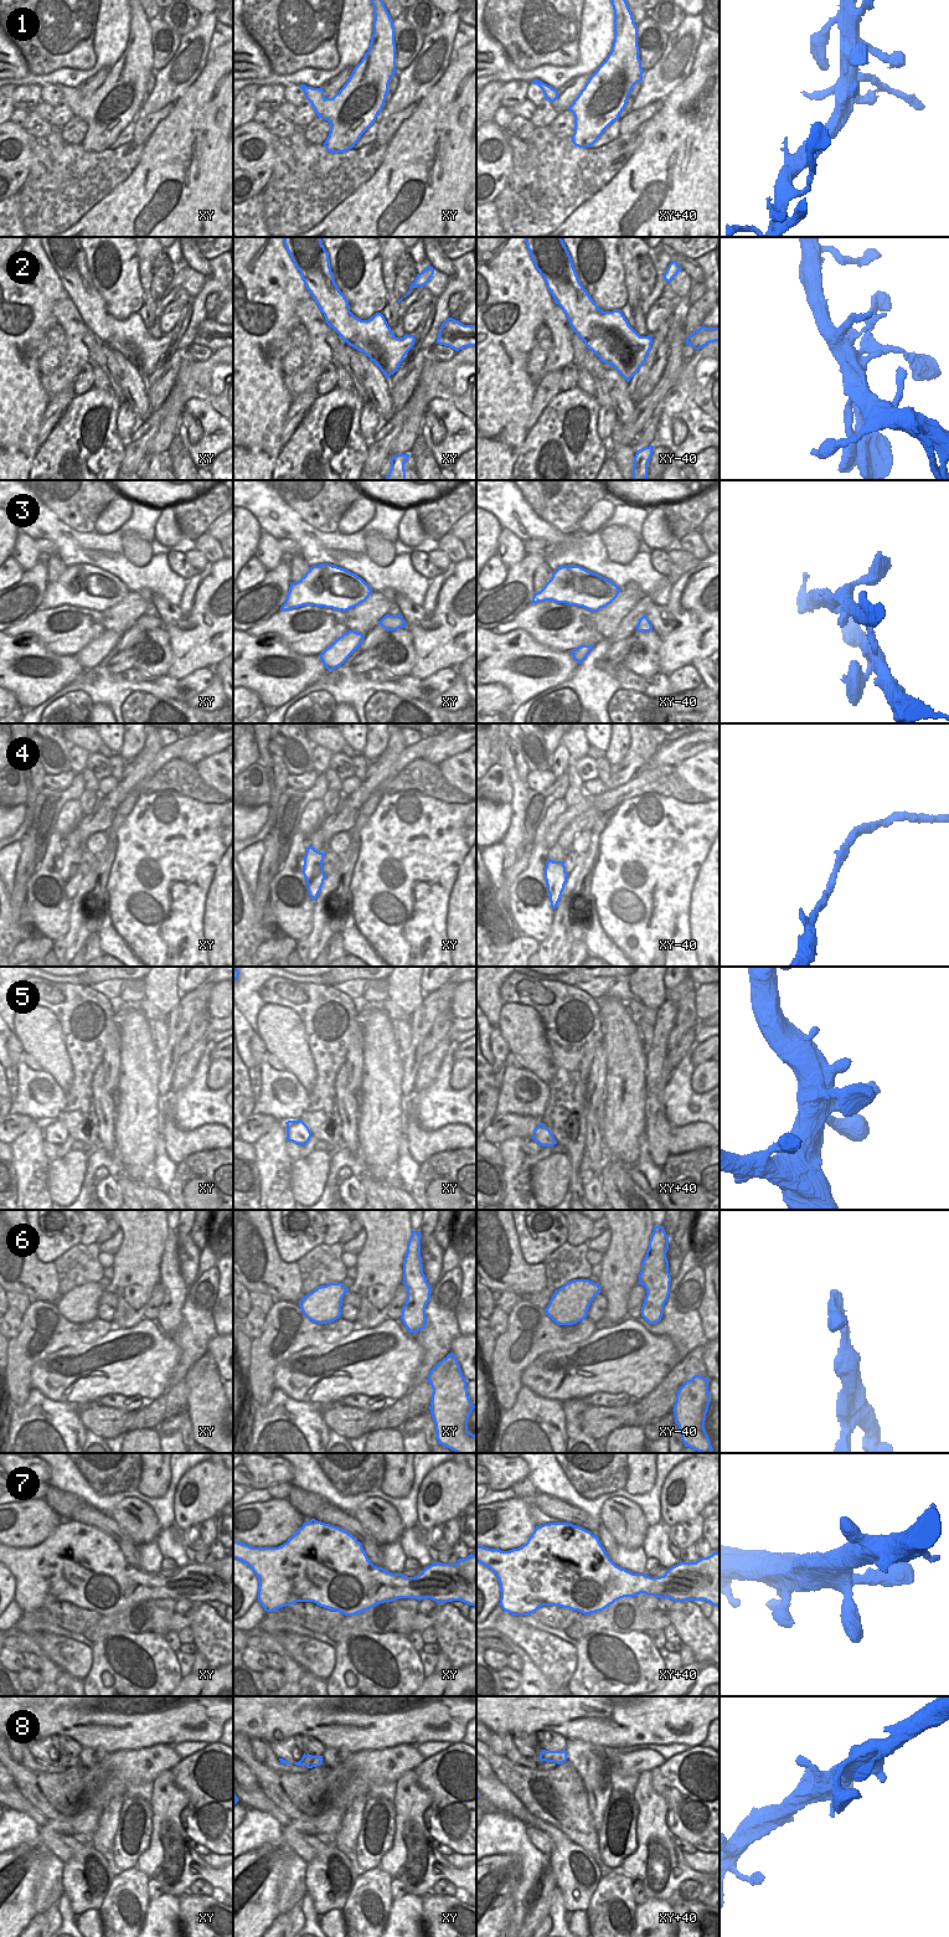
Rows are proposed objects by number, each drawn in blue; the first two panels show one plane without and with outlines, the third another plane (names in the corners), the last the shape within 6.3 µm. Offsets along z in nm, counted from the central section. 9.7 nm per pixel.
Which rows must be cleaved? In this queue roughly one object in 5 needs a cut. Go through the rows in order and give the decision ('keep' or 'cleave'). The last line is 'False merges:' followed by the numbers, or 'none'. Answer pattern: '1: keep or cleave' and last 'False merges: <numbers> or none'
1: keep
2: keep
3: keep
4: keep
5: keep
6: keep
7: keep
8: keep
False merges: none

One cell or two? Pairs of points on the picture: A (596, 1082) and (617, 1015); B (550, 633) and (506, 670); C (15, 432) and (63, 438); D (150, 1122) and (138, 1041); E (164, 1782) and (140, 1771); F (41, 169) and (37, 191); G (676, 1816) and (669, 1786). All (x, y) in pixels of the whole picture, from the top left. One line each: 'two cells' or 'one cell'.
A: two cells
B: two cells
C: two cells
D: one cell
E: two cells
F: two cells
G: one cell

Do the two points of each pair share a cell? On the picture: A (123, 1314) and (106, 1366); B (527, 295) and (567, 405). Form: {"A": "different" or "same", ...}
{"A": "different", "B": "different"}

